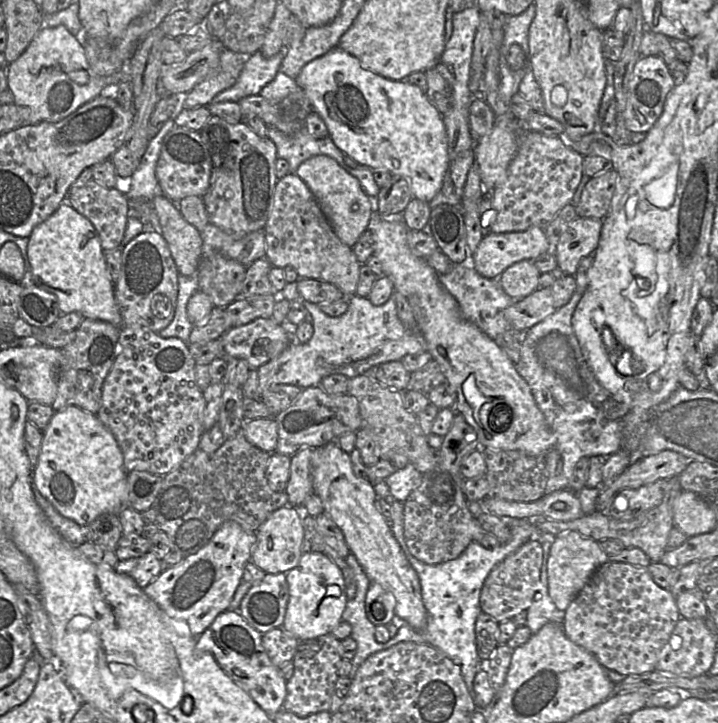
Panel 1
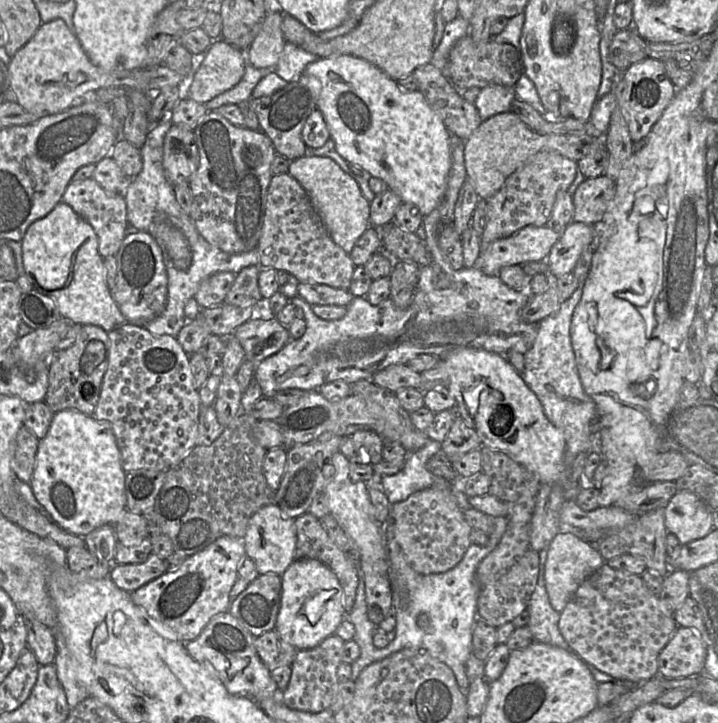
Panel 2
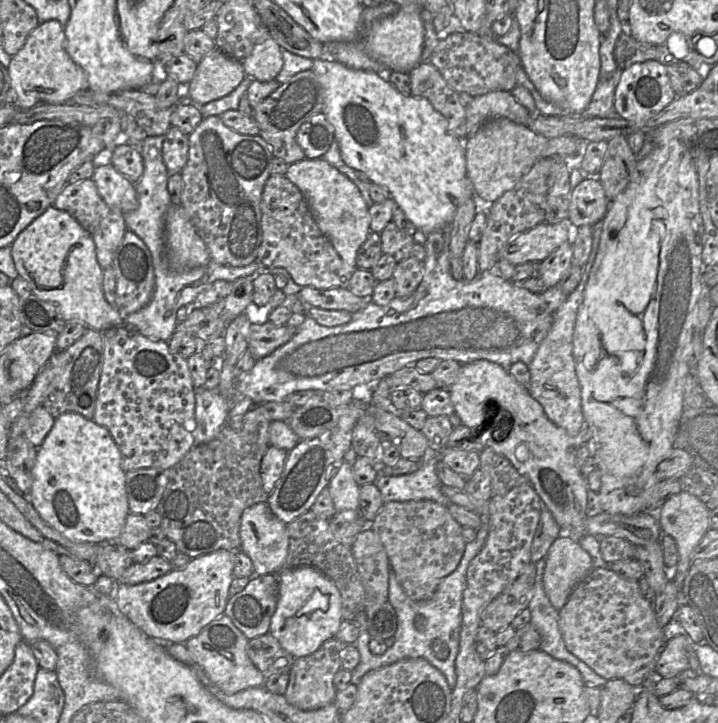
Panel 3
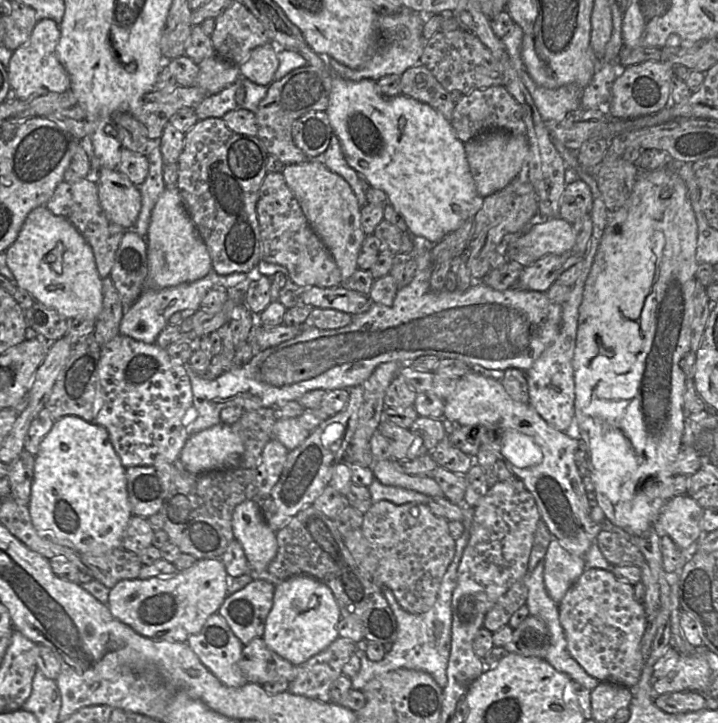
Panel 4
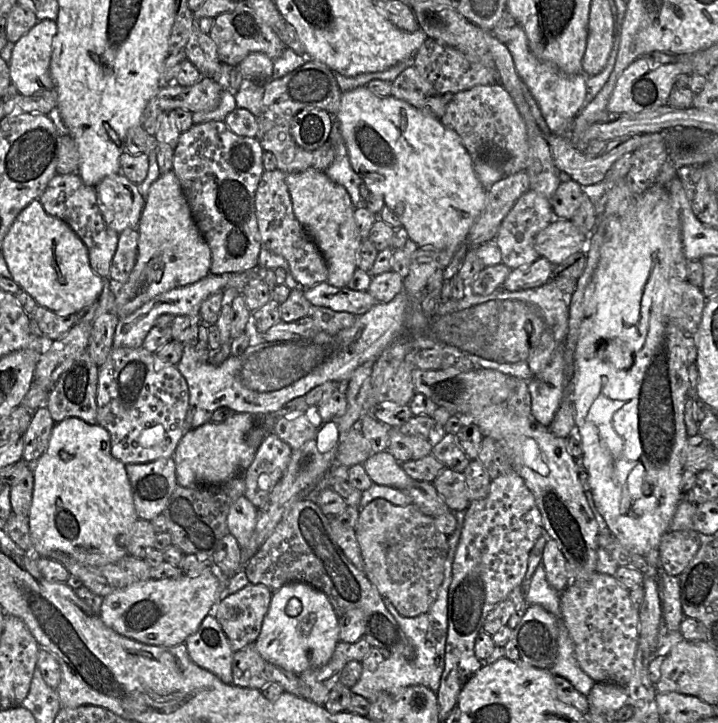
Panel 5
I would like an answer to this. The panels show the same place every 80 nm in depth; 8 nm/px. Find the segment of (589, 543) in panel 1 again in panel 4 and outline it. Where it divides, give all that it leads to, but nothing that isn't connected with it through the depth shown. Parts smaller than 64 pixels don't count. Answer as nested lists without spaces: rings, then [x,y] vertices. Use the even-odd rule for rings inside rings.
[[[553,539],[543,562],[545,589],[548,595],[559,604],[587,568],[585,558],[572,555],[556,539]]]

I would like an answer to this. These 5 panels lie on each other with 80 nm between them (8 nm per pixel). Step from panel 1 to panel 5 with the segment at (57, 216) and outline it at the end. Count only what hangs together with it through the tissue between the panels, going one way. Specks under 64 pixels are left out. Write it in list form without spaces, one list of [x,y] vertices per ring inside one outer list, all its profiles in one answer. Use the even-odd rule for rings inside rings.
[[[33,200],[15,218],[2,241],[1,255],[20,288],[39,306],[59,315],[73,315],[101,295],[105,279],[91,269],[86,246],[65,222],[49,216],[39,200]]]

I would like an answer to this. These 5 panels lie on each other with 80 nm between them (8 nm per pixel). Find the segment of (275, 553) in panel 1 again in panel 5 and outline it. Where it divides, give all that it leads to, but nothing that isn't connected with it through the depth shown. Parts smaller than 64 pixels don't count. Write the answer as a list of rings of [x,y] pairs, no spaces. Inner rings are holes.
[[[245,497],[238,498],[230,507],[227,526],[241,550],[247,547],[256,527],[258,509]]]

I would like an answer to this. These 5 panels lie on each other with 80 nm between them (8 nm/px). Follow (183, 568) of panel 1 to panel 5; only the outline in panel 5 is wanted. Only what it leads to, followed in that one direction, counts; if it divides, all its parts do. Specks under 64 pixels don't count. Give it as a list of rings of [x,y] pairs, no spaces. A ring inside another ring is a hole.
[[[216,566],[205,568],[197,577],[185,574],[178,578],[148,579],[121,589],[104,597],[100,609],[103,622],[117,633],[144,644],[157,646],[175,646],[185,643],[188,636],[195,633],[203,619],[212,613],[227,588],[227,576],[221,576]]]

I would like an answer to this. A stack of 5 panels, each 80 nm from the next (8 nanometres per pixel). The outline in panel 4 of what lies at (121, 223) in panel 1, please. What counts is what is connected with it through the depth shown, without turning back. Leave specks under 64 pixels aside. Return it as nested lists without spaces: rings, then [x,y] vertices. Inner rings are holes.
[[[92,176],[76,182],[62,181],[56,187],[52,197],[45,205],[56,216],[69,221],[85,238],[93,250],[97,271],[102,279],[109,276],[116,251],[119,247],[124,228],[111,222],[103,211],[97,192],[97,185]]]

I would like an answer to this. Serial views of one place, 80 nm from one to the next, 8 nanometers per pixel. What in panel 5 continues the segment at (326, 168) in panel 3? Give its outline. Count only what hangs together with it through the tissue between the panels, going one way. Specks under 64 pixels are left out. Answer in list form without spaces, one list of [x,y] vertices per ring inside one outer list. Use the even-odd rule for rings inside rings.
[[[307,169],[285,177],[297,220],[313,239],[326,261],[327,283],[346,287],[358,268],[358,253],[363,238],[355,222],[355,208],[346,188],[332,181],[325,171]]]

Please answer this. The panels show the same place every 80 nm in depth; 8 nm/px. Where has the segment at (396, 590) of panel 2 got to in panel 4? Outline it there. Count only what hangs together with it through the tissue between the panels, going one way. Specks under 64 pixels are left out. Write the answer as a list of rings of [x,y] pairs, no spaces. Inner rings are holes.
[[[464,506],[463,511],[463,533],[456,540],[454,558],[448,566],[446,573],[444,574],[440,589],[438,591],[437,599],[433,607],[429,611],[422,614],[411,614],[405,611],[398,604],[393,592],[387,587],[382,587],[383,596],[386,598],[397,621],[397,637],[392,644],[391,649],[387,653],[385,653],[384,658],[381,661],[377,662],[373,662],[367,658],[364,644],[360,646],[359,651],[357,652],[360,658],[360,670],[356,674],[356,676],[351,679],[351,689],[361,691],[365,684],[371,679],[386,672],[394,671],[401,668],[427,672],[434,678],[436,683],[441,688],[444,688],[446,686],[446,670],[451,649],[452,594],[457,585],[457,569],[460,564],[464,548],[468,543],[473,521],[473,508]]]

